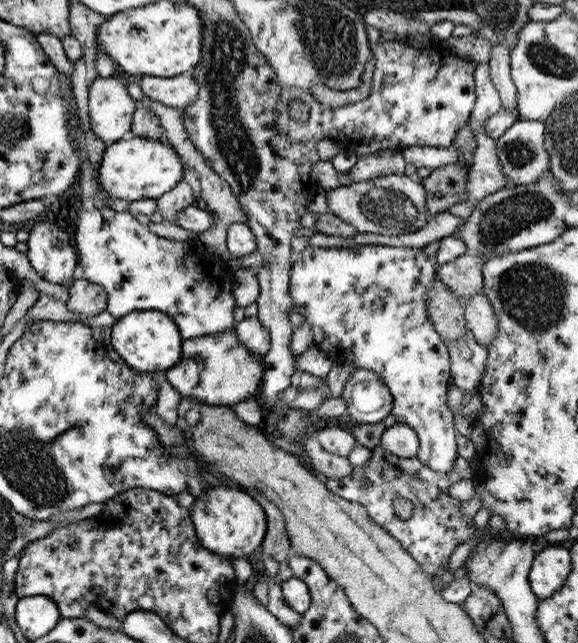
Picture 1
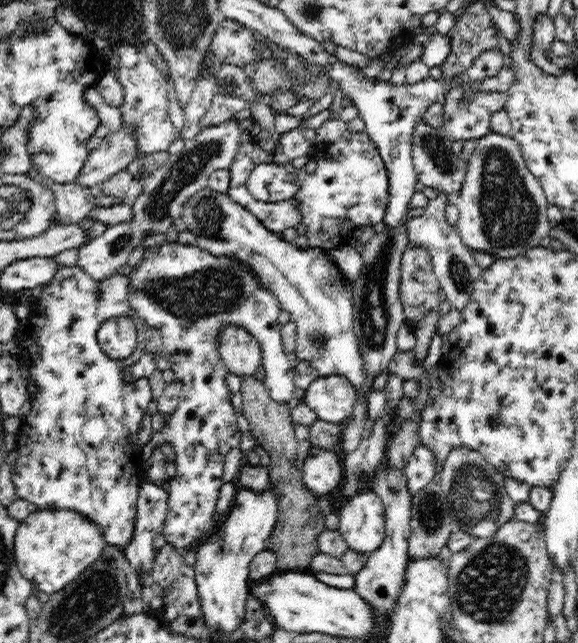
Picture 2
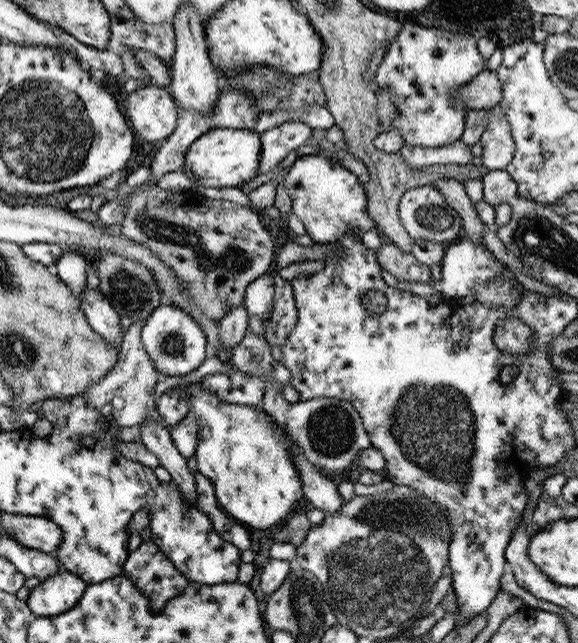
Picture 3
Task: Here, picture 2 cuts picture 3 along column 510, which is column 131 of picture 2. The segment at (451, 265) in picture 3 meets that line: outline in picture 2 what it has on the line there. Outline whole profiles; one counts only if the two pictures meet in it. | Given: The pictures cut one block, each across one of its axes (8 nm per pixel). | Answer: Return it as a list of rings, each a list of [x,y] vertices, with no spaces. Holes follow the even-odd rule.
[[[178,242],[176,243],[164,243],[161,245],[150,246],[143,252],[143,257],[140,262],[138,268],[131,270],[129,273],[129,291],[128,298],[130,306],[140,315],[141,319],[144,319],[146,324],[150,327],[154,327],[159,330],[160,335],[163,339],[163,350],[161,354],[166,357],[170,365],[170,370],[174,373],[176,384],[179,386],[179,398],[177,402],[177,406],[170,415],[169,420],[165,423],[162,430],[159,432],[154,432],[153,437],[150,441],[145,445],[144,448],[140,449],[141,456],[145,457],[150,455],[152,448],[156,448],[156,446],[162,446],[164,442],[170,442],[172,446],[174,446],[176,451],[175,464],[177,466],[177,472],[174,477],[169,478],[166,484],[164,485],[164,491],[168,493],[168,510],[166,512],[166,518],[164,520],[163,525],[163,533],[166,538],[166,543],[172,544],[176,549],[182,550],[191,547],[195,547],[201,541],[204,541],[205,538],[213,533],[220,523],[222,522],[223,516],[216,513],[216,500],[218,500],[218,490],[220,490],[220,486],[222,486],[222,468],[224,466],[224,457],[232,450],[232,448],[239,448],[239,444],[241,441],[241,436],[243,432],[238,428],[238,416],[240,413],[236,413],[234,410],[234,406],[232,405],[232,392],[228,388],[226,384],[225,378],[228,376],[229,370],[227,366],[224,364],[224,361],[221,359],[219,349],[220,349],[220,336],[224,327],[242,327],[250,333],[250,335],[259,343],[261,347],[261,353],[263,356],[263,366],[265,369],[265,385],[267,389],[271,393],[271,397],[276,402],[288,402],[288,400],[292,399],[294,396],[294,388],[296,385],[294,384],[294,374],[295,368],[290,365],[290,361],[288,361],[287,352],[284,350],[284,345],[282,343],[282,338],[280,334],[280,330],[284,324],[282,324],[280,320],[280,316],[284,315],[284,310],[281,308],[280,301],[276,298],[274,292],[271,291],[271,288],[266,288],[262,286],[255,276],[255,272],[247,264],[241,262],[237,258],[233,256],[214,256],[208,254],[204,249],[197,247],[194,245],[180,245]]]

